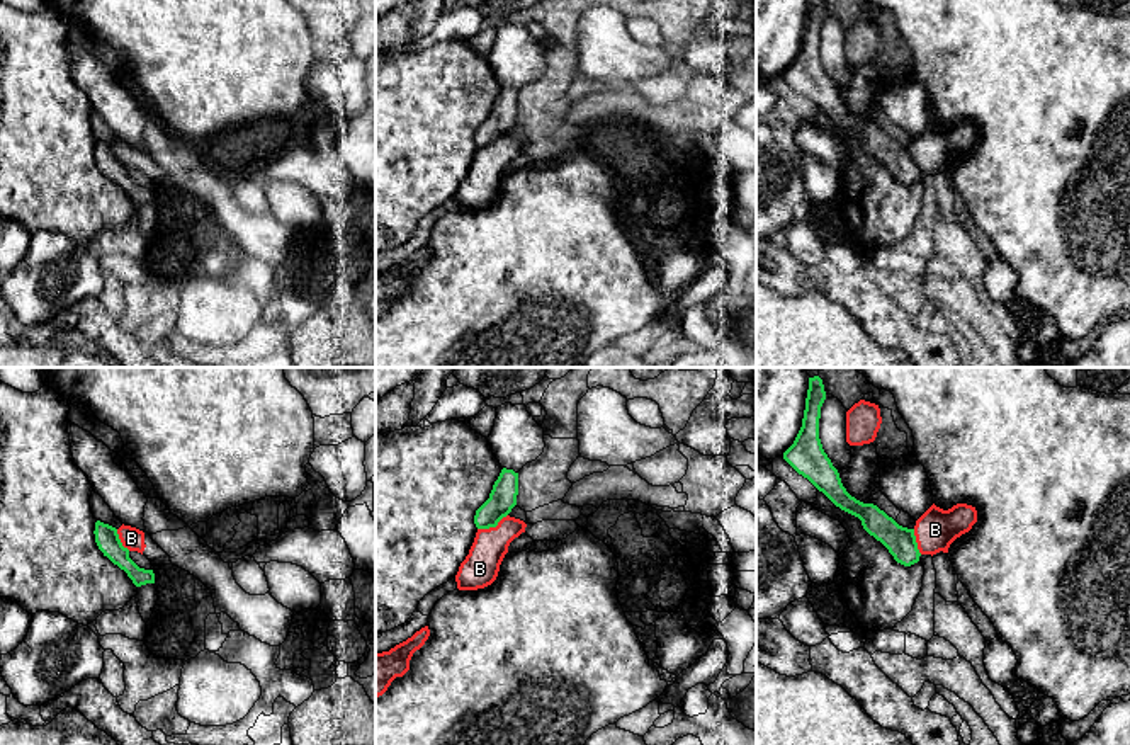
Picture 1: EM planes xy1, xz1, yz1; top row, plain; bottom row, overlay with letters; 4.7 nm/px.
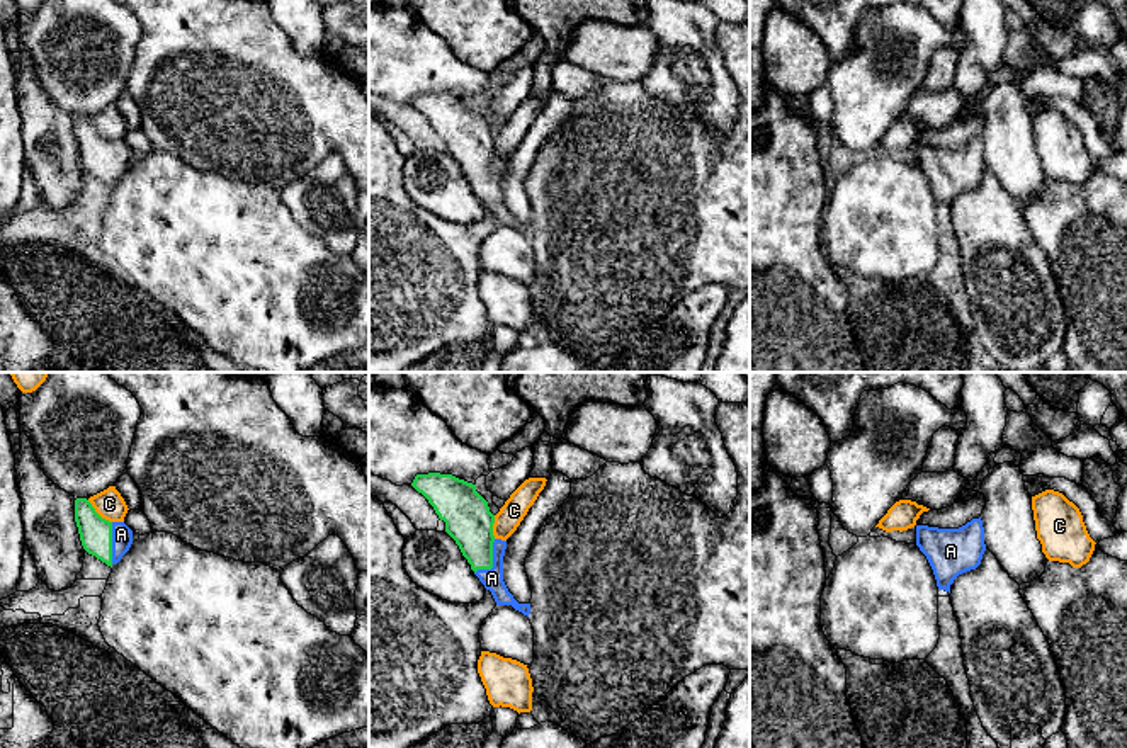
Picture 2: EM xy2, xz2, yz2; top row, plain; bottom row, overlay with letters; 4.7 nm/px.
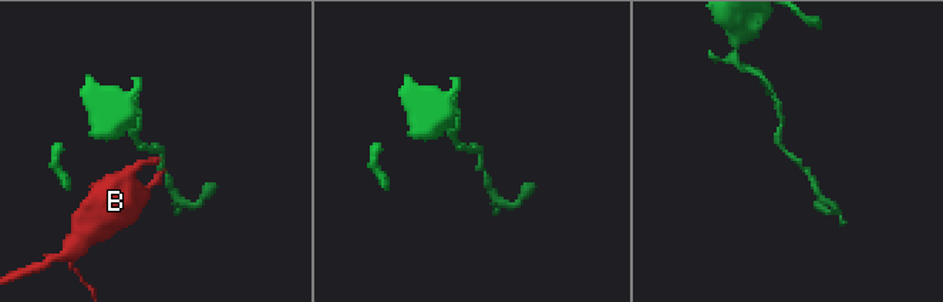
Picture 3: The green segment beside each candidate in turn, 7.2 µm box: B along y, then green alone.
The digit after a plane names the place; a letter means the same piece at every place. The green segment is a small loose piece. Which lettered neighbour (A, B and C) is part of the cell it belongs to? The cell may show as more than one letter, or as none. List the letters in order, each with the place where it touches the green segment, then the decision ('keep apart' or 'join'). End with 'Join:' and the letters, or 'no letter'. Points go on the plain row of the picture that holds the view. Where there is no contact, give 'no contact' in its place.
A: xz2 (492, 181) | join
B: xz1 (491, 145) | keep apart
C: xy2 (97, 133) | keep apart
Join: A

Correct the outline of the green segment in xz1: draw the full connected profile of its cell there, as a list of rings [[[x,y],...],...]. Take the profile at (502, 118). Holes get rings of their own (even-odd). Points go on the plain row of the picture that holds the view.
[[[503,87],[493,104],[489,117],[476,129],[474,143],[477,148],[496,146],[517,124],[518,92]]]

